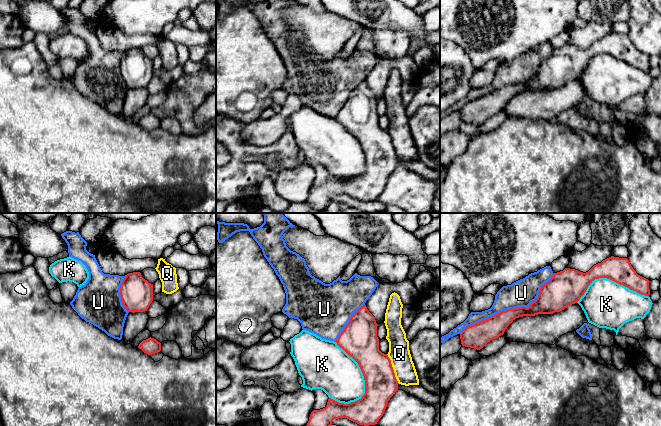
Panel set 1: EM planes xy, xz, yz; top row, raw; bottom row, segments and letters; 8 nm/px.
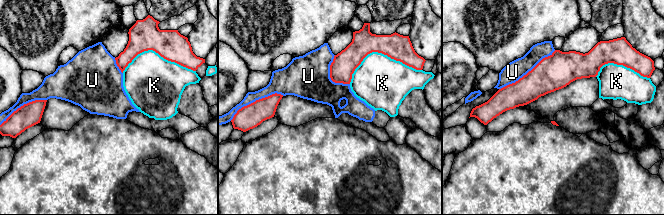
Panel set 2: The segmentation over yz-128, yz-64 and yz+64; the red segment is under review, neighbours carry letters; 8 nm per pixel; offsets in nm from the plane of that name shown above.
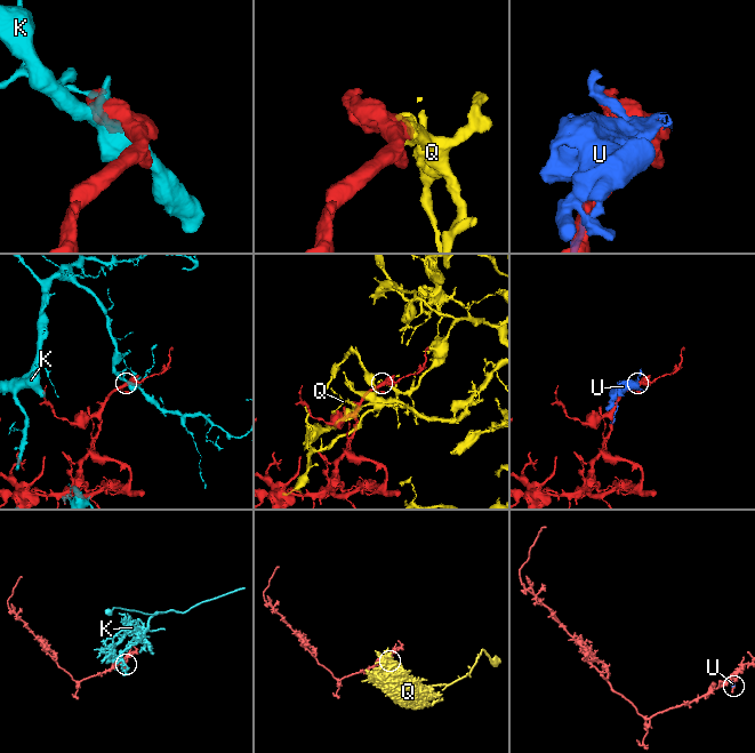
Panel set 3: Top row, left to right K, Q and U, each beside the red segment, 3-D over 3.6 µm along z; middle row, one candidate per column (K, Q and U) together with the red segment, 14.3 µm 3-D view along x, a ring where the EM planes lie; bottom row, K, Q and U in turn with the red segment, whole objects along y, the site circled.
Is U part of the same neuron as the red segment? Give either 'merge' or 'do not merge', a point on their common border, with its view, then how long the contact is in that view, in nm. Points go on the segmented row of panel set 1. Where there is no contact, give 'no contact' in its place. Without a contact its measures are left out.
do not merge | yz (510, 309) | 900 nm

